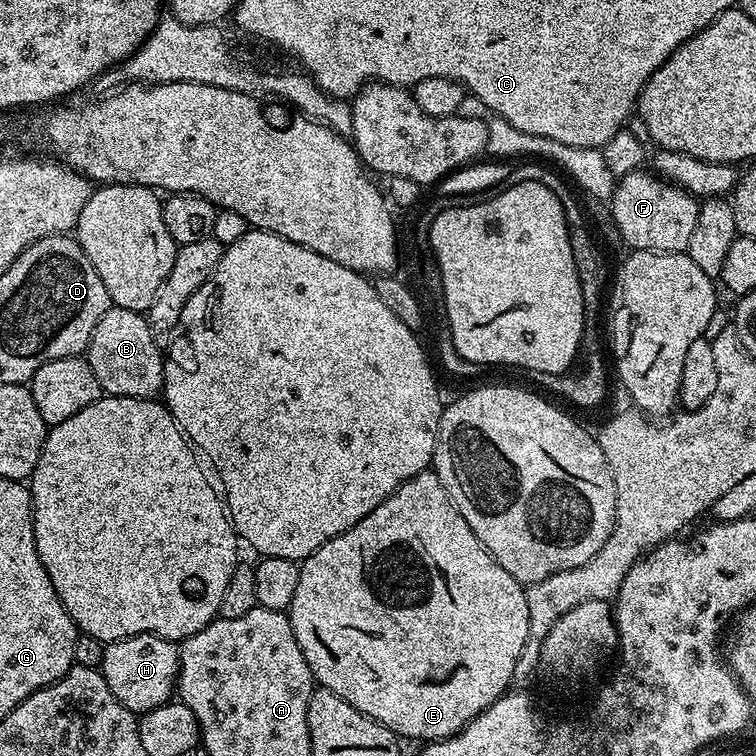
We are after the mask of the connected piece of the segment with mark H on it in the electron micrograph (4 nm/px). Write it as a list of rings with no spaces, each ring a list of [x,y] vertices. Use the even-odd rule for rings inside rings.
[[[128,636],[124,640],[105,643],[104,660],[99,669],[106,678],[106,686],[114,690],[114,698],[118,698],[118,702],[122,702],[126,710],[143,714],[173,699],[180,675],[180,649],[173,641],[163,640],[160,636]]]

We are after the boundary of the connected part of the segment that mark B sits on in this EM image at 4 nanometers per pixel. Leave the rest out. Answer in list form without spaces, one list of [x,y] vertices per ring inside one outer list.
[[[110,306],[94,334],[90,334],[86,359],[94,378],[98,378],[101,393],[110,396],[129,396],[139,400],[151,400],[161,395],[164,387],[164,357],[162,348],[156,345],[157,333],[150,330],[147,315]]]

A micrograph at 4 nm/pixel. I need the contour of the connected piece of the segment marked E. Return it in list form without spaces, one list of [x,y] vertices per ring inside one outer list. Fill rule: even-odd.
[[[434,470],[414,474],[414,478],[398,486],[398,490],[390,494],[390,498],[370,510],[370,514],[366,514],[362,522],[330,538],[330,542],[318,546],[314,554],[306,557],[300,564],[298,587],[294,589],[292,605],[286,611],[288,621],[292,623],[294,638],[298,638],[298,646],[302,646],[302,654],[312,671],[313,681],[319,687],[338,694],[338,698],[350,702],[354,710],[377,720],[405,741],[431,742],[450,738],[461,732],[474,717],[482,714],[482,710],[486,710],[497,698],[509,691],[514,678],[514,666],[518,666],[518,658],[522,654],[522,646],[526,646],[530,630],[530,606],[526,606],[525,585],[506,574],[506,570],[502,570],[502,566],[498,566],[496,559],[488,553],[486,546],[478,542],[478,534],[474,534],[466,518],[458,514],[450,494],[446,494],[446,486],[442,486]]]

